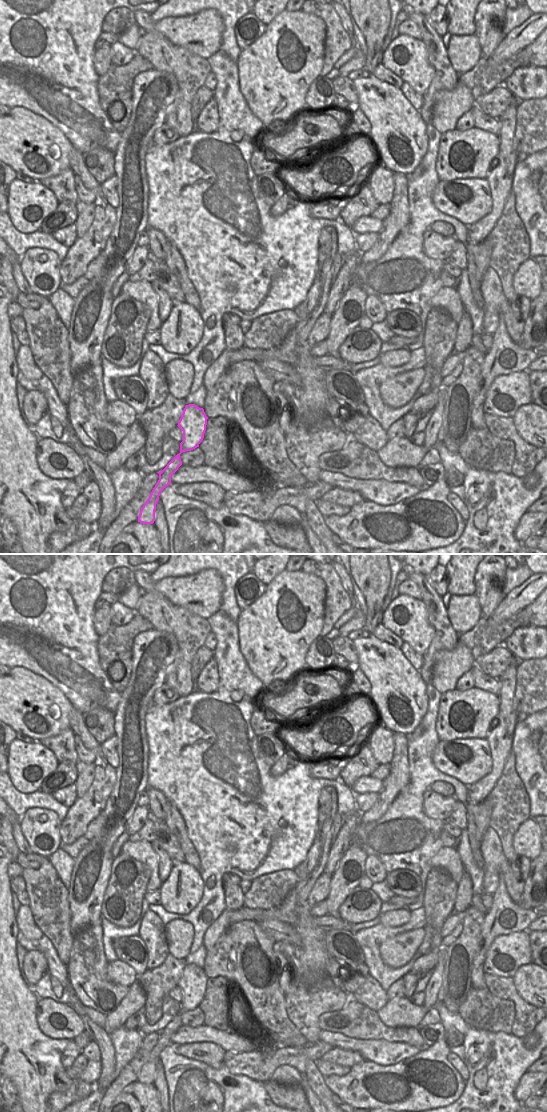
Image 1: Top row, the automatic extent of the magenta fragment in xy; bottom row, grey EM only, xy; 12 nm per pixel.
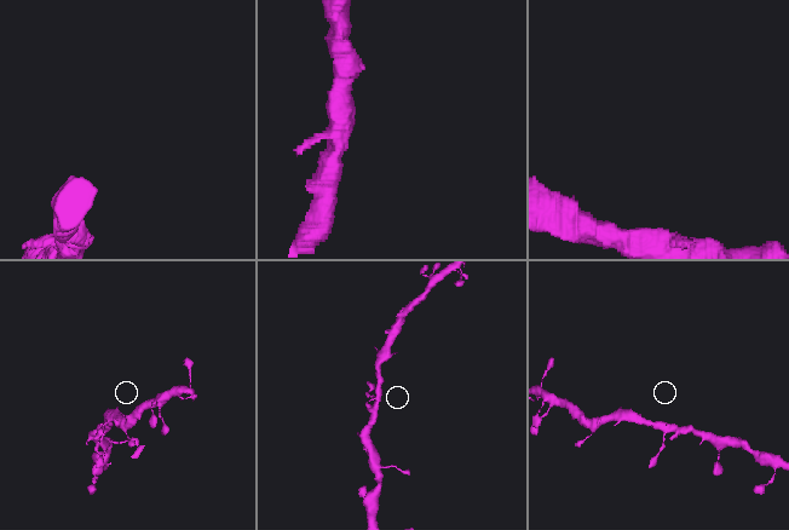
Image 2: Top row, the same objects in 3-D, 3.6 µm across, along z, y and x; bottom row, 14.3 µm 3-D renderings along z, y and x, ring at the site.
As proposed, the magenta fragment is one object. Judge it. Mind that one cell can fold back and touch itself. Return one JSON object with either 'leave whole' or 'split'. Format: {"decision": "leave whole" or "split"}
{"decision": "leave whole"}

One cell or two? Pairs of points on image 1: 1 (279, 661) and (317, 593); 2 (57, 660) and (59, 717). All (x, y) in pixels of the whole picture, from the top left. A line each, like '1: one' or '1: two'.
1: one
2: two

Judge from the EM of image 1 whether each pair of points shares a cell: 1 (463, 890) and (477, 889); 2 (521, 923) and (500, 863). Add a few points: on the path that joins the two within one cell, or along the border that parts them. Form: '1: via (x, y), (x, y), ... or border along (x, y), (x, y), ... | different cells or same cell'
1: border along (464, 871), (470, 878), (471, 892), (473, 894) | different cells
2: border along (504, 878), (506, 892), (514, 901) | different cells

